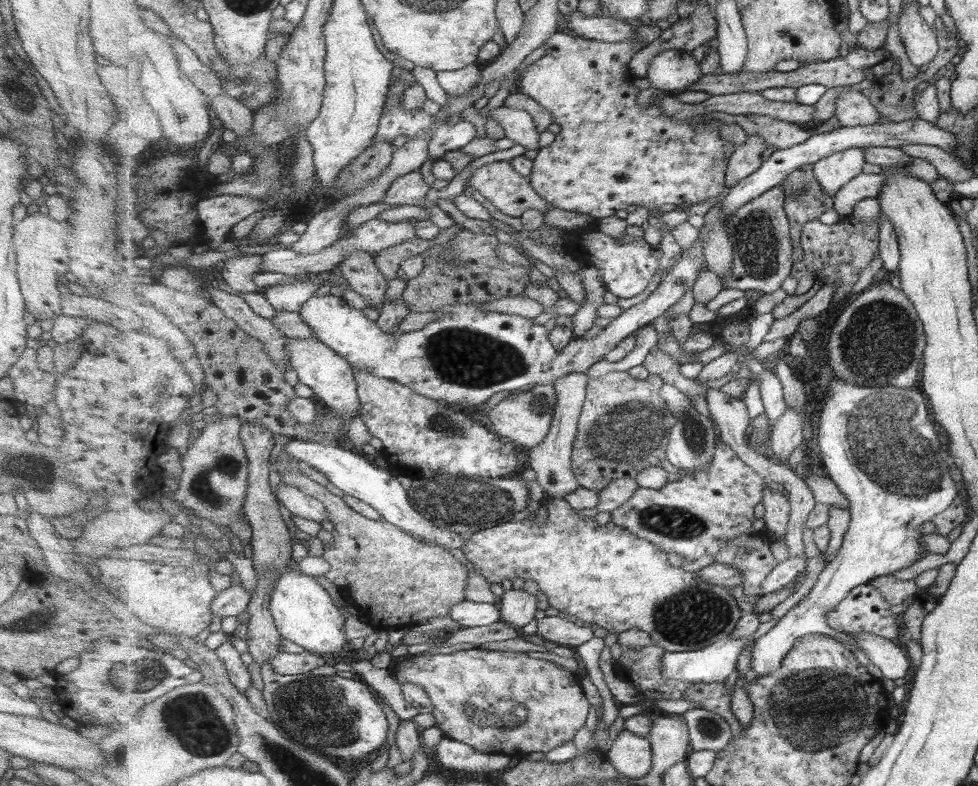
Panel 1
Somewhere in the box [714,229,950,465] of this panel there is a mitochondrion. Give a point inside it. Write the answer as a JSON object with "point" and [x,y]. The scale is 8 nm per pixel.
{"point":[877,338]}

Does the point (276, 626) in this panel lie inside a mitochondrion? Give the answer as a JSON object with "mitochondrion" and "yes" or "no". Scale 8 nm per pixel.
{"mitochondrion":"no"}

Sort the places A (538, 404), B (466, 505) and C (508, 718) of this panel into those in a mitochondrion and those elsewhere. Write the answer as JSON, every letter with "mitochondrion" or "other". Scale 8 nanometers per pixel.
{"A":"mitochondrion","B":"mitochondrion","C":"mitochondrion"}

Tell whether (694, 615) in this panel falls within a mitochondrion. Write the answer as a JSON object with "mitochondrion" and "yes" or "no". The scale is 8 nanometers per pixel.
{"mitochondrion":"yes"}

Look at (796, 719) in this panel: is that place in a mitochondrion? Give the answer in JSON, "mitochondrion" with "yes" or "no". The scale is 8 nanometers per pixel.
{"mitochondrion":"yes"}

